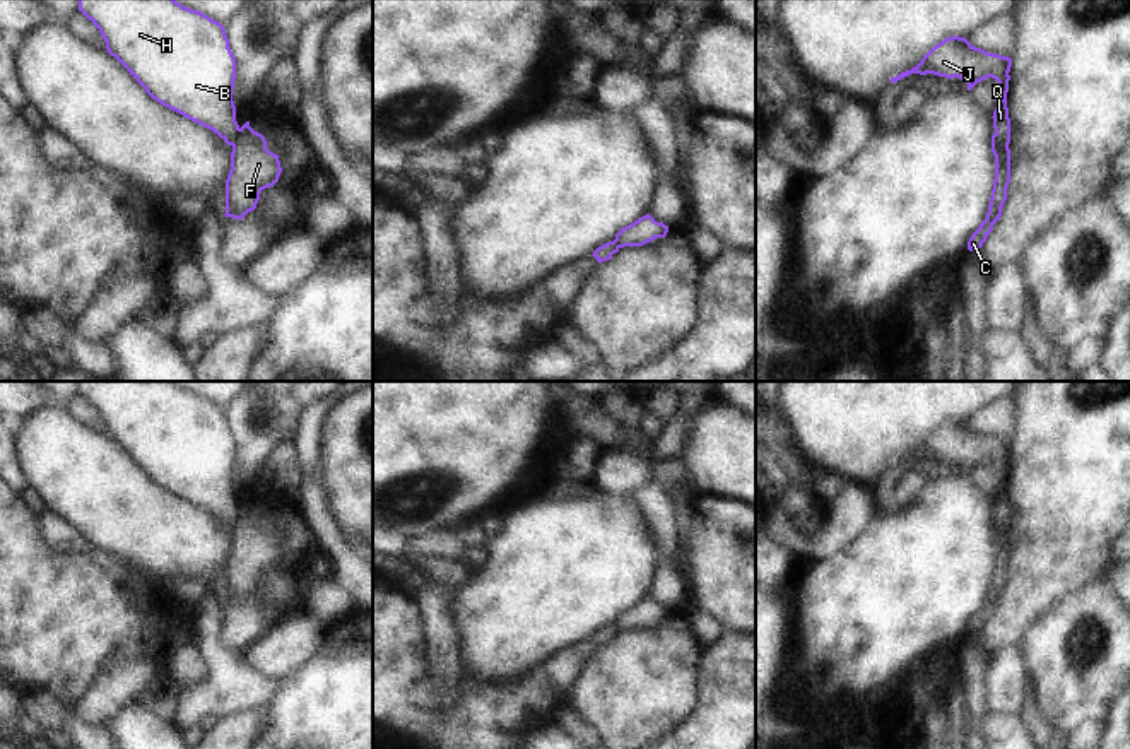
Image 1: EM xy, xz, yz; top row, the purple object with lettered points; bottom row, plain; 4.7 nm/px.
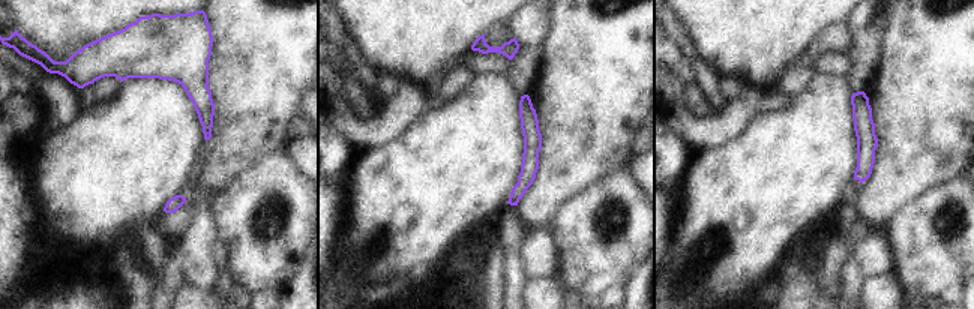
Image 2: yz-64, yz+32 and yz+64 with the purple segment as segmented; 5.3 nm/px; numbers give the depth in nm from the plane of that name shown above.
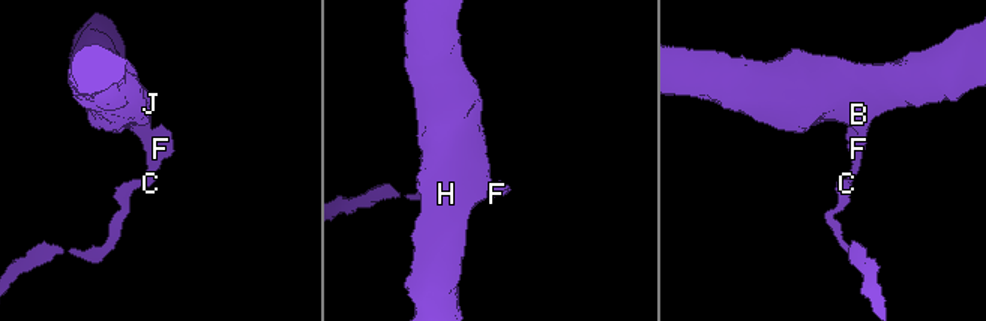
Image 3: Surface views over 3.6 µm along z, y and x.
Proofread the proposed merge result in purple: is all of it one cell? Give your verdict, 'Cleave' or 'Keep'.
Cleave

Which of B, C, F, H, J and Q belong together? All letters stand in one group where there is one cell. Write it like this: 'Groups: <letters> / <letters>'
Groups: B H J Q / C F

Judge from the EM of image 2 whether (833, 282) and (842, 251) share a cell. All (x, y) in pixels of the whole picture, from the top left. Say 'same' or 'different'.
same

